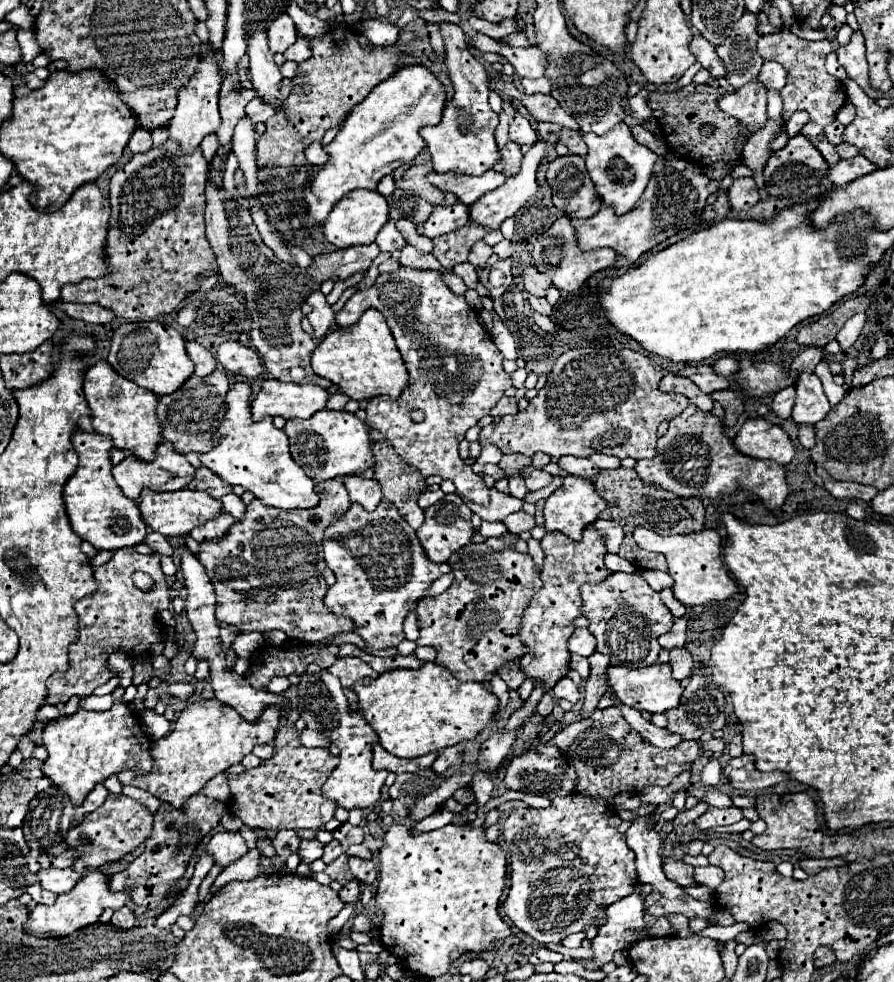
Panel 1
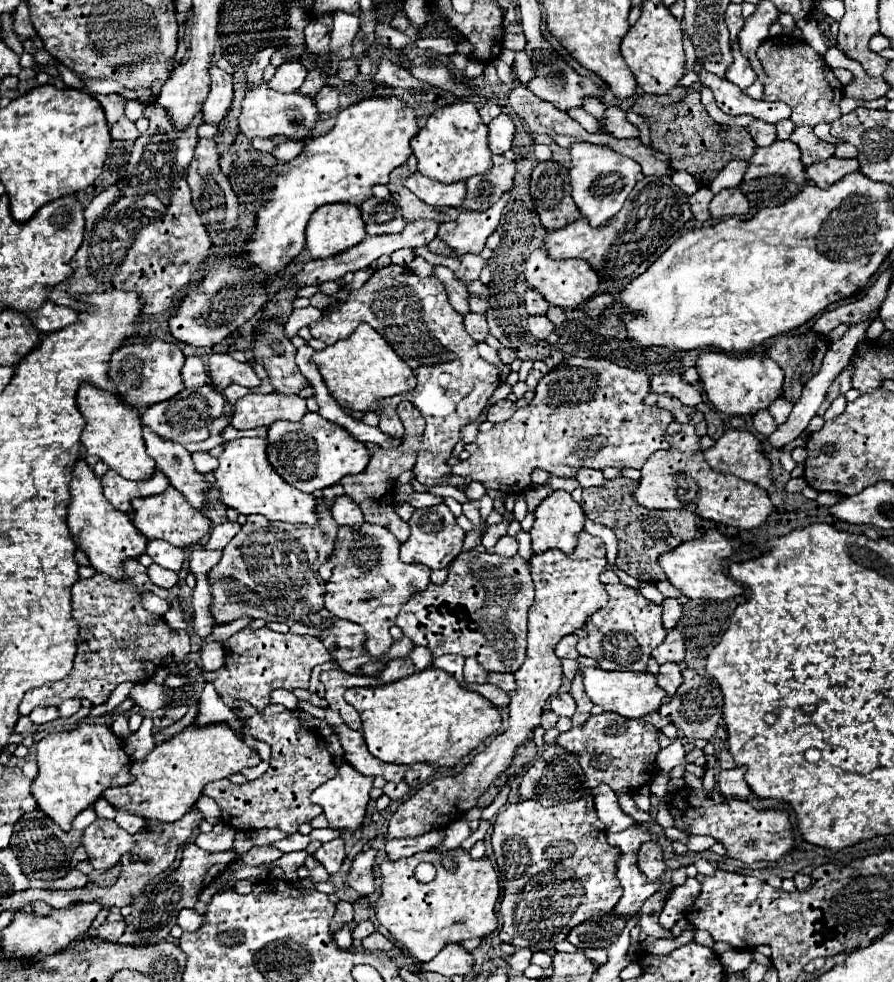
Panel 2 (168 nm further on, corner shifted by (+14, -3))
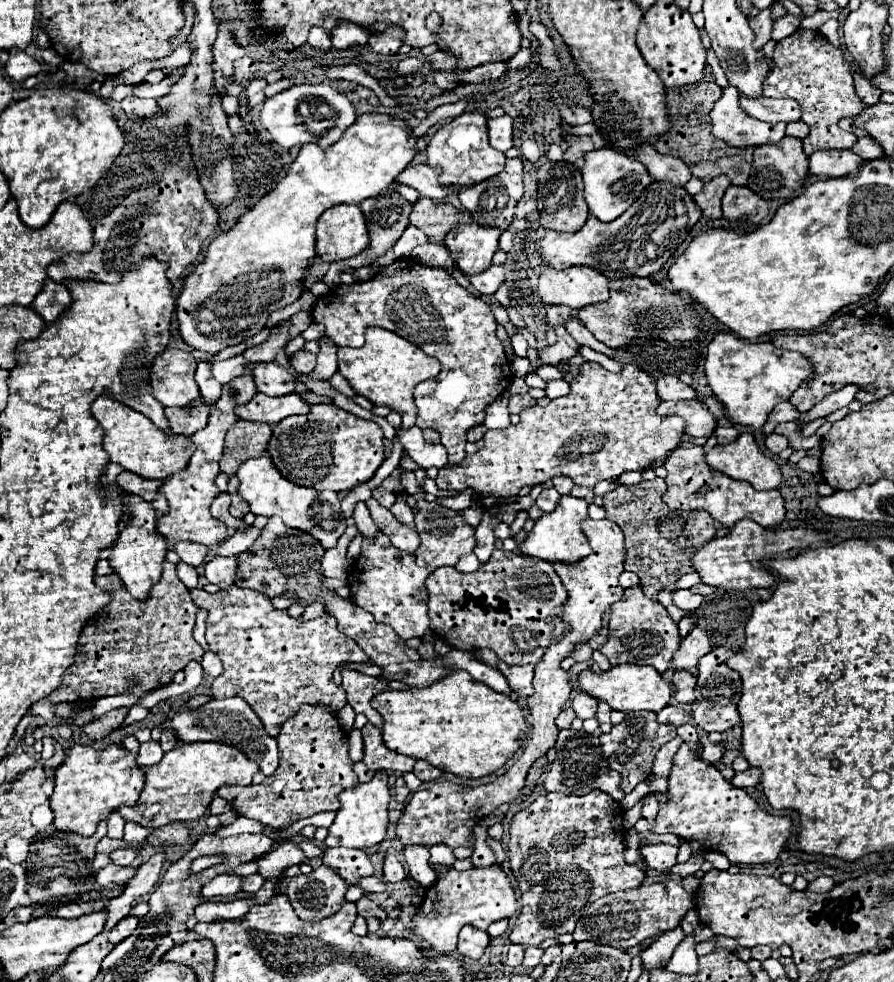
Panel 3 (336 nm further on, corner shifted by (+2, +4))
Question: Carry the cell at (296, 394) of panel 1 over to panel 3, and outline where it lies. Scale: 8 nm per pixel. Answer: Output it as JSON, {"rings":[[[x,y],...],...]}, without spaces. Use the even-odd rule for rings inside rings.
{"rings":[[[256,393],[250,403],[236,409],[236,415],[240,419],[276,425],[288,415],[302,415],[306,411],[308,403],[298,393],[288,393],[284,397],[270,397],[264,393]]]}

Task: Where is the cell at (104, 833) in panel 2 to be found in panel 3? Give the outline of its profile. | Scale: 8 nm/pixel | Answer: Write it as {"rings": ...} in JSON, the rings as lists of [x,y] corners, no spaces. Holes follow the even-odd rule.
{"rings":[[[132,845],[128,849],[116,849],[114,853],[110,853],[110,859],[114,865],[130,865],[134,861],[136,853],[138,853],[138,847]]]}

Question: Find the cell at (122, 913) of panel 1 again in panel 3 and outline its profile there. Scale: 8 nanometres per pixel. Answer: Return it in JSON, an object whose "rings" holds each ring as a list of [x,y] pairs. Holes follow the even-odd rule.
{"rings":[[[132,915],[124,917],[124,919],[110,931],[110,935],[108,935],[110,943],[120,943],[120,941],[126,939],[128,935],[132,935],[132,931],[136,929],[136,925],[138,925],[138,917],[132,917]]]}

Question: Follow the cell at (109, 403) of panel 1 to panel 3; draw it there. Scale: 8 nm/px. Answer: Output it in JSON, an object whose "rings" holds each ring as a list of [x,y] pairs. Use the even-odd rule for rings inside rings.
{"rings":[[[98,395],[92,403],[92,415],[100,421],[104,429],[104,449],[110,455],[112,463],[122,465],[126,471],[132,471],[146,479],[168,479],[170,475],[178,473],[182,467],[186,467],[190,455],[194,453],[194,445],[188,437],[176,435],[170,437],[154,423],[144,417],[142,413],[118,403],[116,399],[108,395]]]}

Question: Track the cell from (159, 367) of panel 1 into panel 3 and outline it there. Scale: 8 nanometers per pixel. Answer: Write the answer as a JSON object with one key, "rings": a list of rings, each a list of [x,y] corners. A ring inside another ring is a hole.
{"rings":[[[166,347],[150,367],[150,387],[156,401],[164,407],[184,407],[200,397],[194,381],[196,359],[182,349]]]}

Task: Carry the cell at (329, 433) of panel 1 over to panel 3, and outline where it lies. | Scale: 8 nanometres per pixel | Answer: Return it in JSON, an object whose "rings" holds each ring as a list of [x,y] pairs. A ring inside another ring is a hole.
{"rings":[[[310,405],[306,415],[290,415],[274,425],[272,439],[268,443],[268,455],[272,457],[278,471],[292,483],[316,487],[316,491],[348,491],[358,483],[368,481],[384,461],[384,435],[380,425],[374,421],[360,419],[336,405]]]}

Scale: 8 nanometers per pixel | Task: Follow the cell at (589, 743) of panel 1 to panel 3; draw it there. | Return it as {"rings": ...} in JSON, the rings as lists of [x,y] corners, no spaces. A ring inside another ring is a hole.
{"rings":[[[650,711],[626,713],[624,721],[614,725],[610,733],[600,733],[600,745],[608,761],[608,767],[620,771],[620,775],[624,777],[624,793],[630,793],[638,783],[642,783],[652,775],[652,763],[660,745],[664,745],[674,737],[676,737],[676,727],[658,723],[656,713]]]}

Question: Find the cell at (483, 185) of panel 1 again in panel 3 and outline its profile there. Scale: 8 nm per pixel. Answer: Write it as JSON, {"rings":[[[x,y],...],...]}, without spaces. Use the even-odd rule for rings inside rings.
{"rings":[[[416,165],[416,167],[406,167],[402,175],[398,175],[398,183],[414,187],[420,195],[426,195],[430,199],[444,199],[450,193],[456,193],[456,187],[446,187],[440,185],[438,177],[442,172],[440,167],[430,167],[430,165]]]}

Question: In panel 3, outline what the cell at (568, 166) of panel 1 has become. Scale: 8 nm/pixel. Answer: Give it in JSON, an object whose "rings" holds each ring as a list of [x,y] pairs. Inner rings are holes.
{"rings":[[[548,161],[536,171],[536,181],[538,181],[538,211],[542,227],[552,231],[578,231],[590,215],[588,205],[584,201],[580,169],[568,161]]]}

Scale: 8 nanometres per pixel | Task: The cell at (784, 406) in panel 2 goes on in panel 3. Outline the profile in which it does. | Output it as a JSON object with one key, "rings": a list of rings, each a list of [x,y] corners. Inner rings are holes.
{"rings":[[[784,401],[784,403],[778,403],[774,409],[772,409],[772,413],[770,413],[770,417],[768,417],[768,421],[764,423],[764,427],[762,427],[762,431],[766,433],[766,435],[770,435],[772,431],[774,431],[774,425],[776,423],[784,423],[784,421],[794,421],[794,419],[798,419],[800,417],[800,411],[790,403],[790,401]]]}

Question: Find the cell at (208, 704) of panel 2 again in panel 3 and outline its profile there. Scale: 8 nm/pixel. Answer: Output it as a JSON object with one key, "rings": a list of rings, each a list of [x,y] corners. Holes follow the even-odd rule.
{"rings":[[[238,697],[232,699],[210,699],[206,705],[198,707],[198,709],[188,709],[184,713],[174,715],[172,721],[166,721],[166,727],[172,727],[176,731],[176,737],[184,743],[194,743],[194,741],[220,741],[220,729],[234,729],[232,741],[236,745],[236,737],[238,739],[238,747],[240,751],[246,753],[248,759],[256,761],[260,765],[260,771],[264,775],[272,775],[278,767],[278,747],[276,747],[276,739],[270,737],[264,727],[262,721],[258,719],[258,715],[254,715],[254,711],[250,711],[250,707],[246,707],[246,703]],[[236,729],[240,731],[240,735],[236,735]]]}

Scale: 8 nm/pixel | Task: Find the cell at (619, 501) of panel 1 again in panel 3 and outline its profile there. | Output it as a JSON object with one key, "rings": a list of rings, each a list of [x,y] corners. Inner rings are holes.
{"rings":[[[656,477],[652,481],[640,481],[638,485],[620,485],[618,489],[602,497],[606,519],[620,525],[624,533],[626,545],[624,569],[634,571],[640,577],[640,585],[650,593],[656,593],[658,589],[674,591],[676,579],[684,573],[694,571],[690,555],[702,543],[708,543],[716,535],[716,523],[706,511],[670,509],[662,501],[664,491],[666,491],[664,479]],[[662,575],[670,575],[672,585],[666,585],[666,579]]]}

